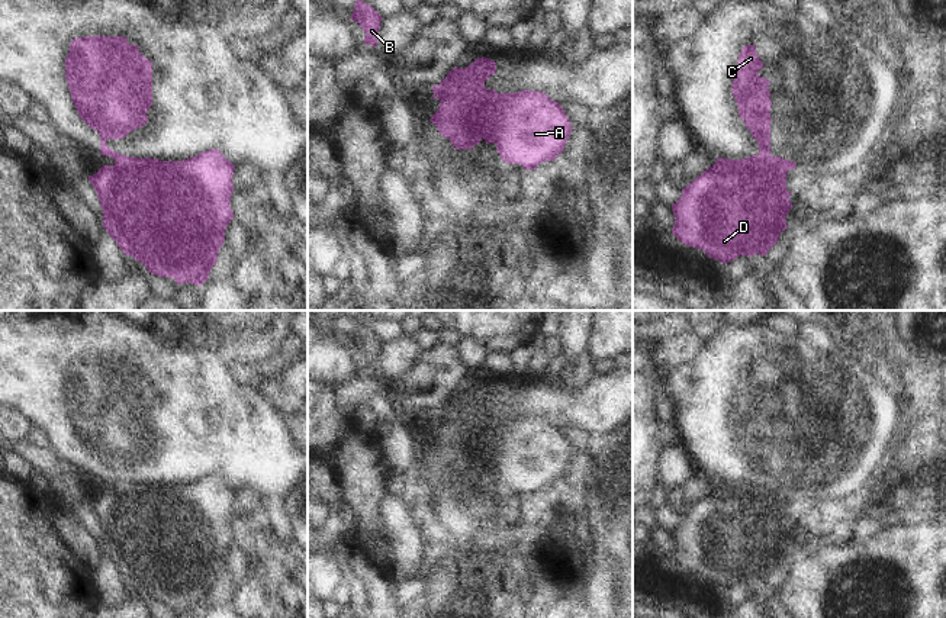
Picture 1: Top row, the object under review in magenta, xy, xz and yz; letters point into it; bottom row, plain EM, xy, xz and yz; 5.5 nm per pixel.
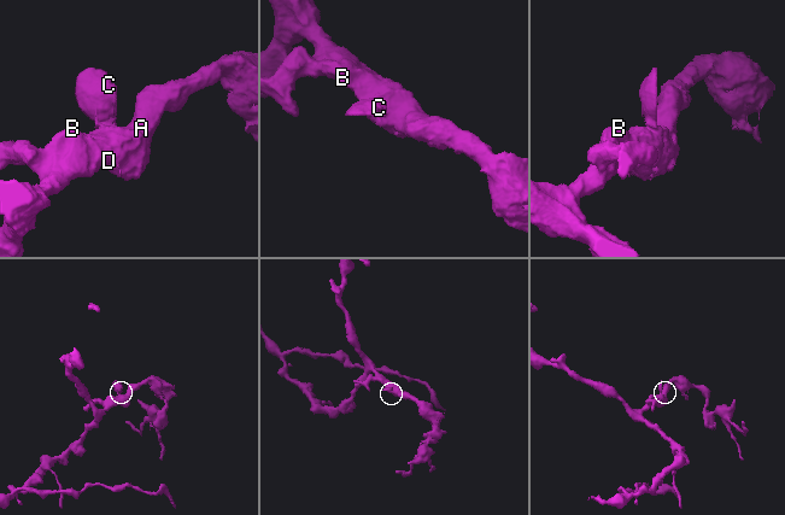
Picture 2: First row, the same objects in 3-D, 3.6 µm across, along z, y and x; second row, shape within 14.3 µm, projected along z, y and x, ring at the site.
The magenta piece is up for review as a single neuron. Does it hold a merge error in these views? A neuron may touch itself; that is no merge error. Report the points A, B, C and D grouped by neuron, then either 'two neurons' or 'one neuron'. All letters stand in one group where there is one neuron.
A B D / C; two neurons

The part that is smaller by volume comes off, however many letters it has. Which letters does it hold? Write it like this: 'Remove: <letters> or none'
Remove: C

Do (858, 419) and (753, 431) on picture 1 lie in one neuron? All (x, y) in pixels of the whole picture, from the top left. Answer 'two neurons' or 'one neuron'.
one neuron

